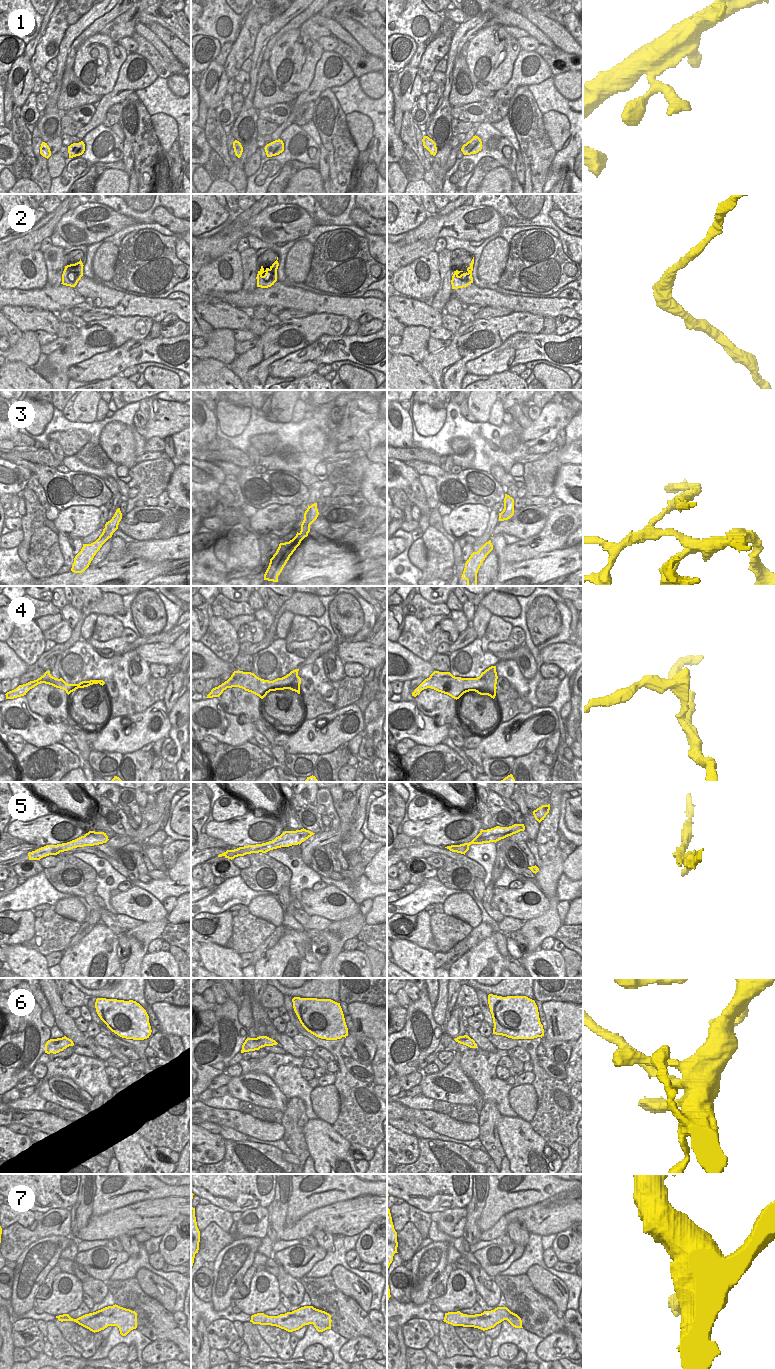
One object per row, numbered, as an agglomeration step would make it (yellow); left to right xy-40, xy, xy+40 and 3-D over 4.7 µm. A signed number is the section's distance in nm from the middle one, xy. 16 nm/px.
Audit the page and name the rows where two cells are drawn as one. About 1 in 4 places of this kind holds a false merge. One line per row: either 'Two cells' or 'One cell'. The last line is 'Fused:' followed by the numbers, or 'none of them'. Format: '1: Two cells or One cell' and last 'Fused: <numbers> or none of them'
1: One cell
2: One cell
3: Two cells
4: Two cells
5: Two cells
6: Two cells
7: One cell
Fused: 3, 4, 5, 6.

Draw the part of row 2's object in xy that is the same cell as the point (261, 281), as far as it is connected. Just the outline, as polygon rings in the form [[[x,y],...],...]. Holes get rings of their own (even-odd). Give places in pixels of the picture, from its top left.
[[[277,260],[269,268],[264,269],[263,266],[261,266],[256,277],[257,287],[268,288],[274,285],[277,281],[277,269],[279,266]]]

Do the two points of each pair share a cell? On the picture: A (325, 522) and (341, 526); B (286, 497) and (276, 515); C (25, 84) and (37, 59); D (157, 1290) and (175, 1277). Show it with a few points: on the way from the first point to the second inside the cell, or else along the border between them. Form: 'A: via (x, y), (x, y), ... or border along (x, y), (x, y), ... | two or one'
A: via (329, 523), (337, 523) | one
B: border along (293, 507), (287, 505), (266, 505), (259, 510) | two
C: border along (30, 59), (32, 71), (36, 76) | two
D: border along (148, 1270), (172, 1285), (175, 1304) | two

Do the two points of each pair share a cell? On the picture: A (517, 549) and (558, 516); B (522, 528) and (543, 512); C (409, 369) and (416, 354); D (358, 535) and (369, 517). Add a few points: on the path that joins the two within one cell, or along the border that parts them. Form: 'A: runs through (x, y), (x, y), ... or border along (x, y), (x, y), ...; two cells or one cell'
A: runs through (530, 548), (537, 547), (551, 533), (551, 529); one cell
B: runs through (528, 524), (532, 524), (542, 518); one cell
C: border along (397, 353), (409, 355), (420, 363); two cells
D: runs through (361, 531), (368, 521); one cell

